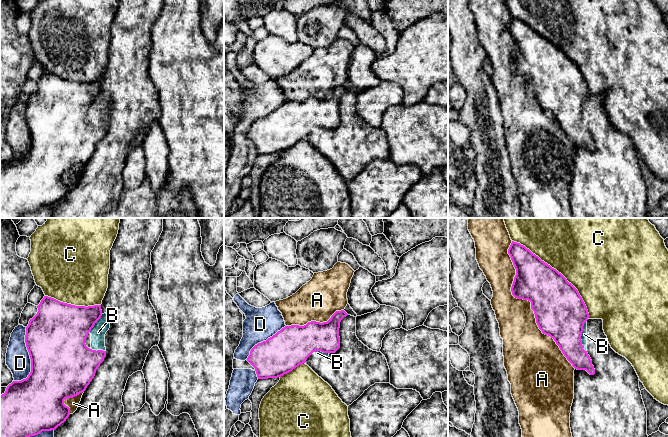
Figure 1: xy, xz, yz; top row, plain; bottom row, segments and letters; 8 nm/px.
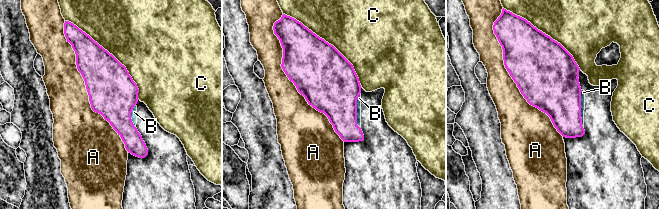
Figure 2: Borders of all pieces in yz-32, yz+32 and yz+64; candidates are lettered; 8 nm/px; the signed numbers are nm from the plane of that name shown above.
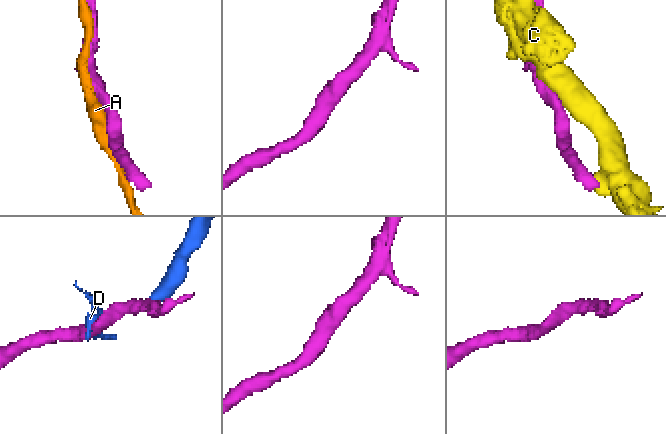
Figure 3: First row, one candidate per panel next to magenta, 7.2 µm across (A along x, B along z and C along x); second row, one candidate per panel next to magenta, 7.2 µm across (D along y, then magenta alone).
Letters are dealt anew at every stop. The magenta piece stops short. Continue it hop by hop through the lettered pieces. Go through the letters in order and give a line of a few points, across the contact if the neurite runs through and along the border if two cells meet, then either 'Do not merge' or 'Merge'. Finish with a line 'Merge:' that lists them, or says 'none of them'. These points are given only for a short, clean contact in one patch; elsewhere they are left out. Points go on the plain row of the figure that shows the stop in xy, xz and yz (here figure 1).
A: Do not merge
B: Line: yz (586, 96), (581, 112), (582, 124), (585, 127). Do not merge
C: Do not merge
D: Do not merge
Merge: none of them

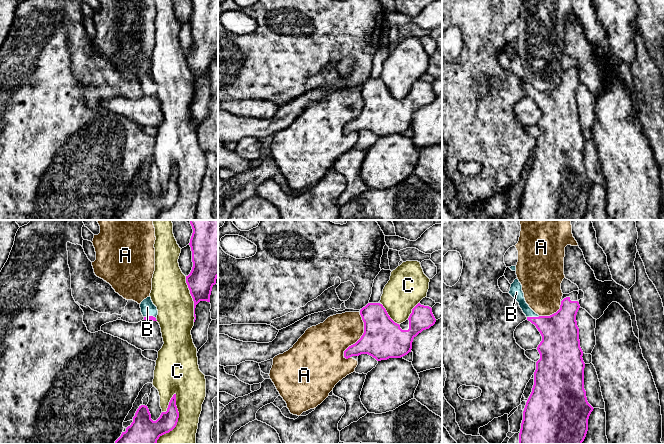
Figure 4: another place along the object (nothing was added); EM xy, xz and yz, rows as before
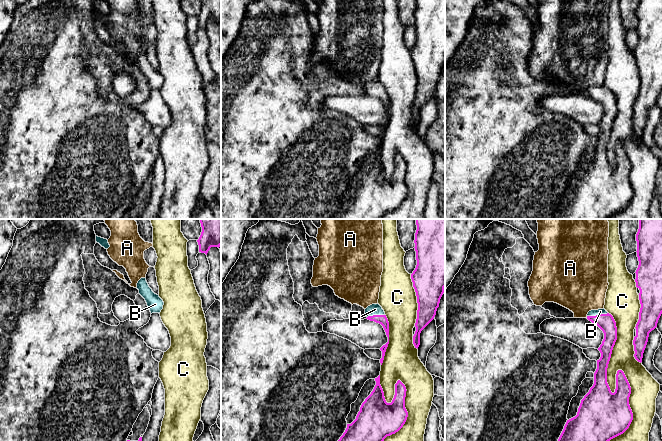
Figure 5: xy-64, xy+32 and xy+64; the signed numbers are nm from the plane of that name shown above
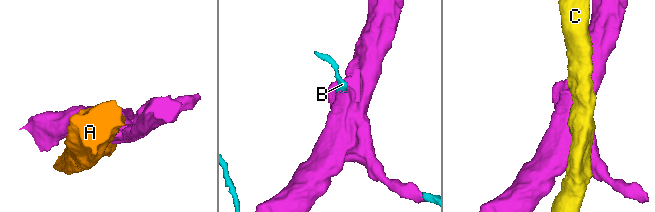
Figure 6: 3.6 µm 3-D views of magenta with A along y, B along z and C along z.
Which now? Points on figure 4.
A: Do not merge
B: Merge
C: Do not merge
Merge: B

